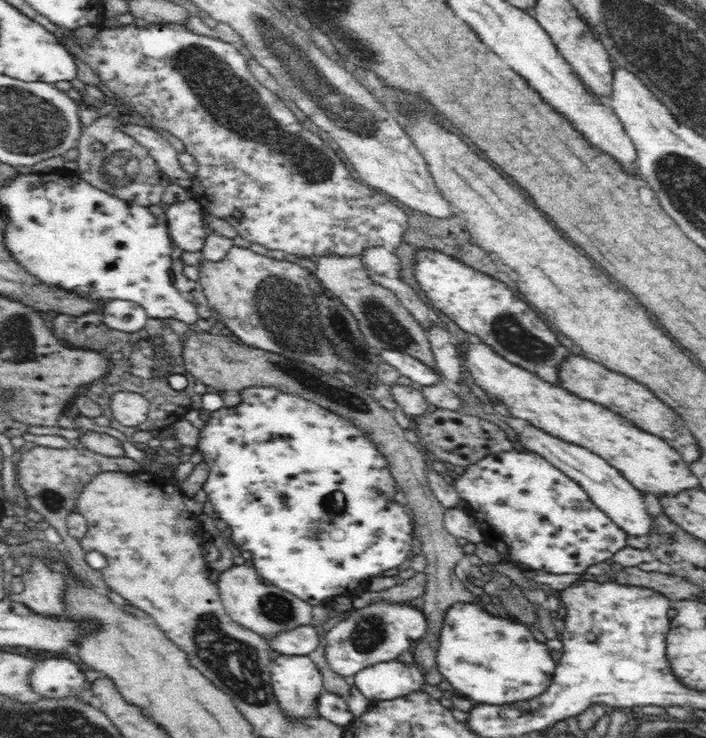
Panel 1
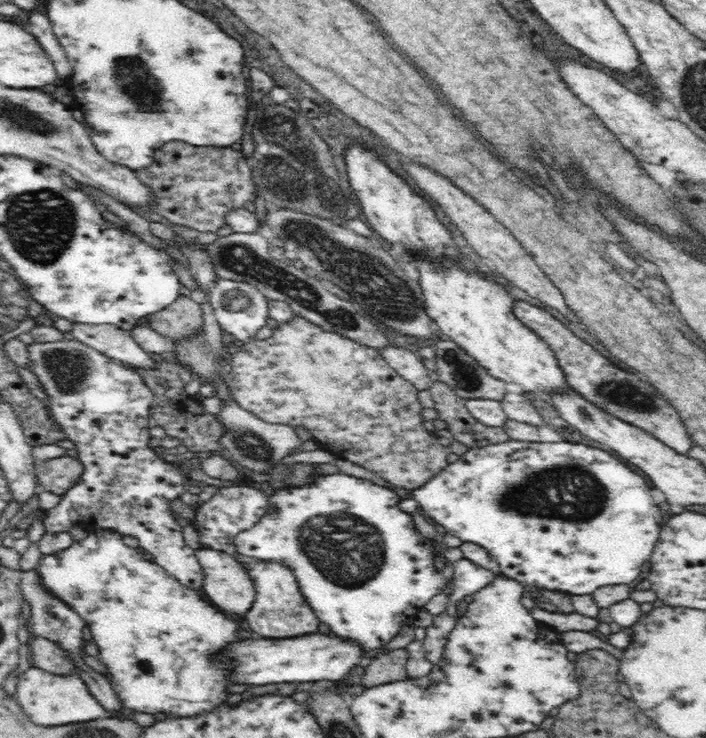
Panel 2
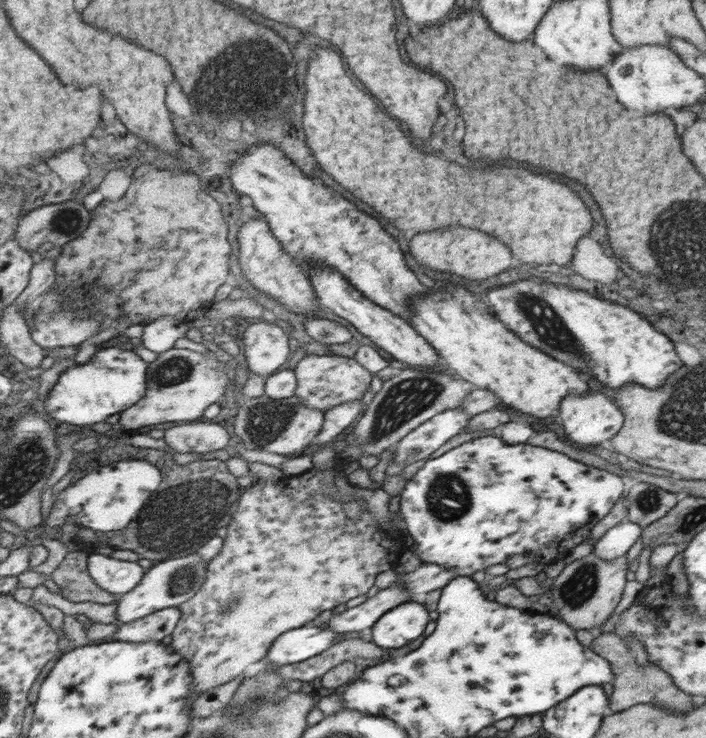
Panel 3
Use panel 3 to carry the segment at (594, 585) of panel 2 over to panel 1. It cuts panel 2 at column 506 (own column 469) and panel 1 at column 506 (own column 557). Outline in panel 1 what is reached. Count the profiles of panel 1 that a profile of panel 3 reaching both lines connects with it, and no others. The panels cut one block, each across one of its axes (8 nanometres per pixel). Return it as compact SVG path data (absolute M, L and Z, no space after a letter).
M500 452L496 456L486 456L478 464L470 466L464 476L454 480L458 494L462 500L470 504L470 514L478 520L484 540L490 546L496 546L502 552L506 562L516 564L520 572L542 570L548 574L586 574L588 566L600 564L600 560L610 558L614 552L620 552L628 546L626 532L612 522L608 514L604 514L592 500L588 492L580 488L580 484L554 464L548 464L544 456L536 454L518 454L518 452Z

